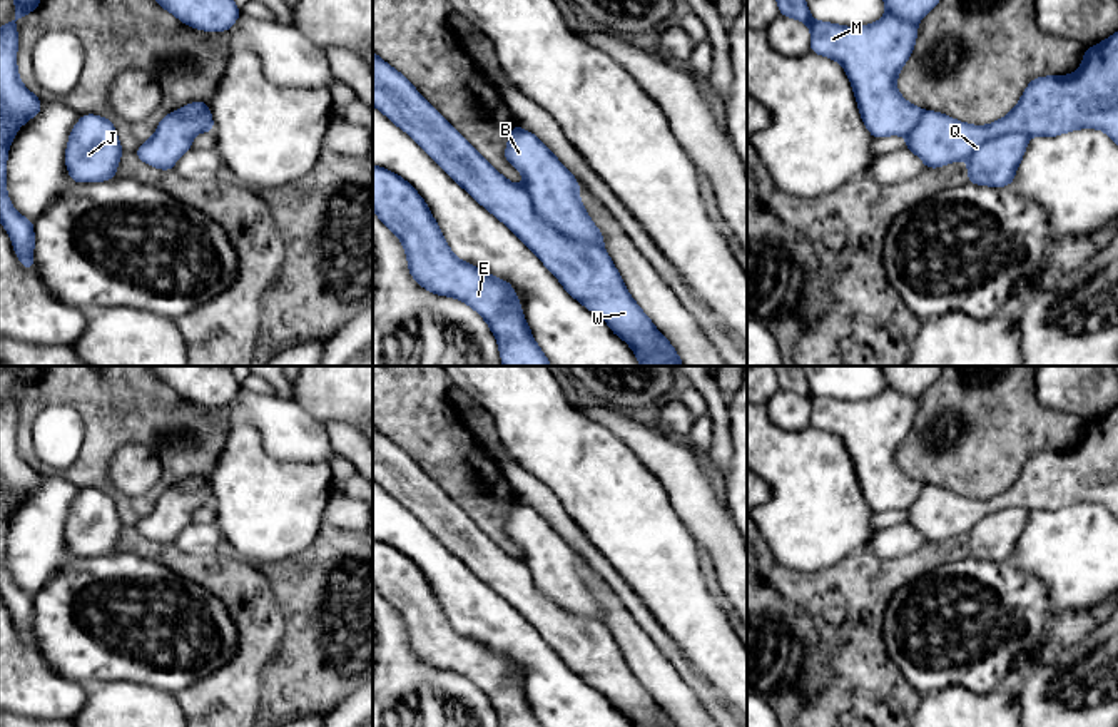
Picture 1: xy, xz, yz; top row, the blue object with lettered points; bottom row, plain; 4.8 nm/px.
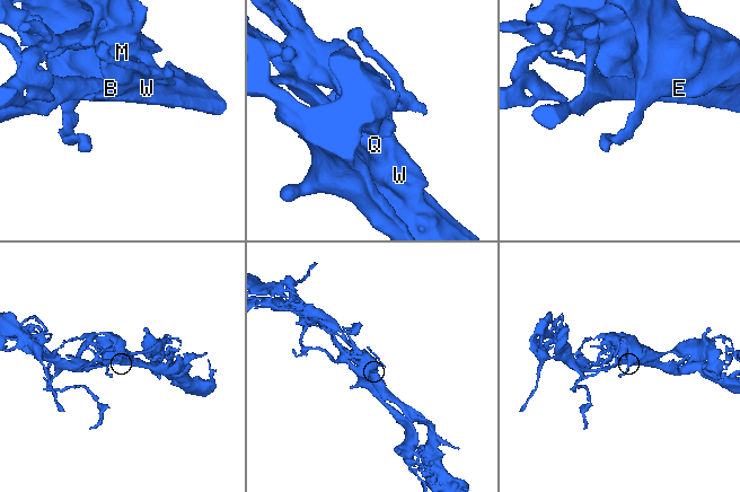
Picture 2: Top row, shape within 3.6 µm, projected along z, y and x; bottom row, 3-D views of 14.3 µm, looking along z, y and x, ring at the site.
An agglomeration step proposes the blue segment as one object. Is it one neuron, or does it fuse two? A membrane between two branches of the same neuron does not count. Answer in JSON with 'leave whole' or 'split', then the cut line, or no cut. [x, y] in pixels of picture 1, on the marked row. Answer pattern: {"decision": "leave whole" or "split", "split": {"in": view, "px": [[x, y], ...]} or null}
{"decision": "leave whole", "split": null}

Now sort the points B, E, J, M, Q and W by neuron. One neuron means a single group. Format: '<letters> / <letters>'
B E J M Q W

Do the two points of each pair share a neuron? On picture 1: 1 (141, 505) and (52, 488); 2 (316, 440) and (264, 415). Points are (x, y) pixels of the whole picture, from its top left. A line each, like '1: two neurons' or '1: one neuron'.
1: two neurons
2: one neuron

